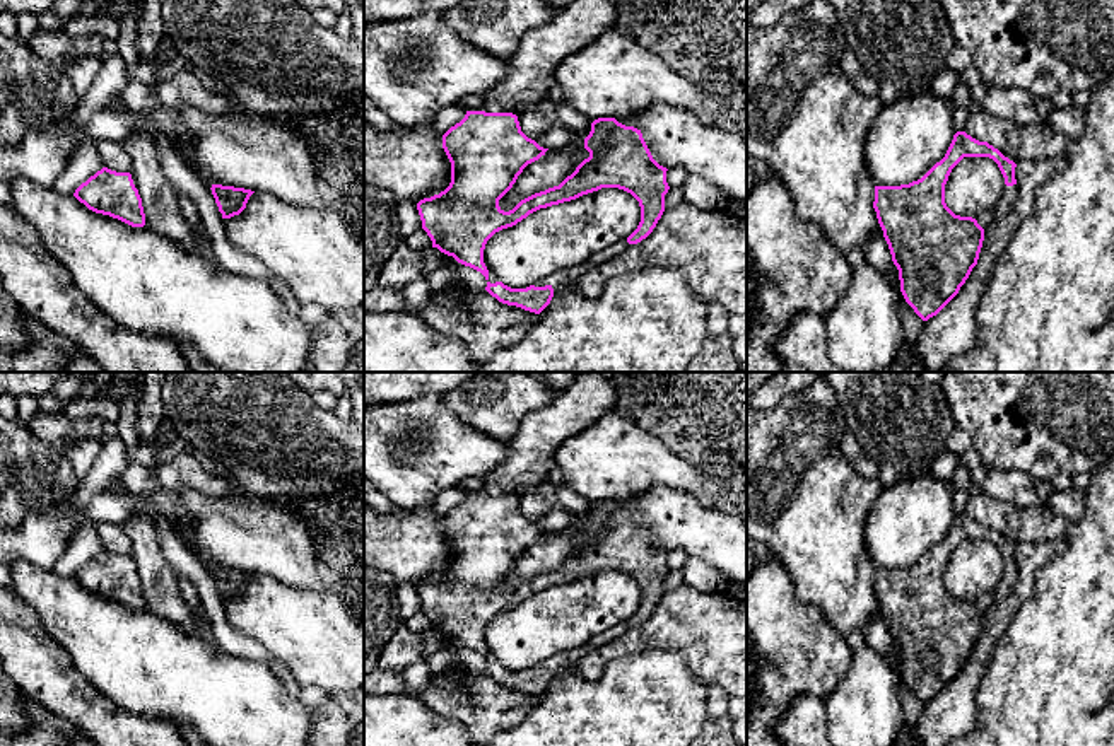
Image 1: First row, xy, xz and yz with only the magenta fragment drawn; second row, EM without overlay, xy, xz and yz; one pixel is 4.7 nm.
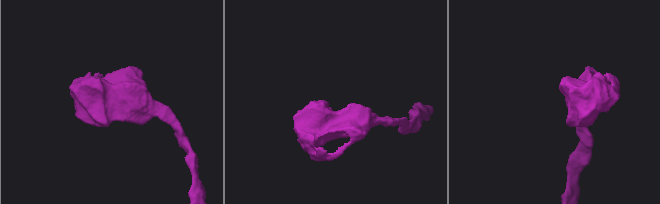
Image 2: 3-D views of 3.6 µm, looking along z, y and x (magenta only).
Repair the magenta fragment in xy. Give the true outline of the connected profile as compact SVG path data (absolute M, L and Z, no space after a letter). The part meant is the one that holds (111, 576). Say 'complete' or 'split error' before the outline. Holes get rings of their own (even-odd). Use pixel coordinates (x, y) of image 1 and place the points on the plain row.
complete; M103 550L73 579L89 592L118 601L132 609L145 608L142 580L130 555L116 555Z

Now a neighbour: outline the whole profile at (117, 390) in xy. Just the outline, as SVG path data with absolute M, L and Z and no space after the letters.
M142 376L135 381L120 381L111 377L108 382L99 386L94 398L109 398L120 403L130 393L138 393L142 396L142 382Z

